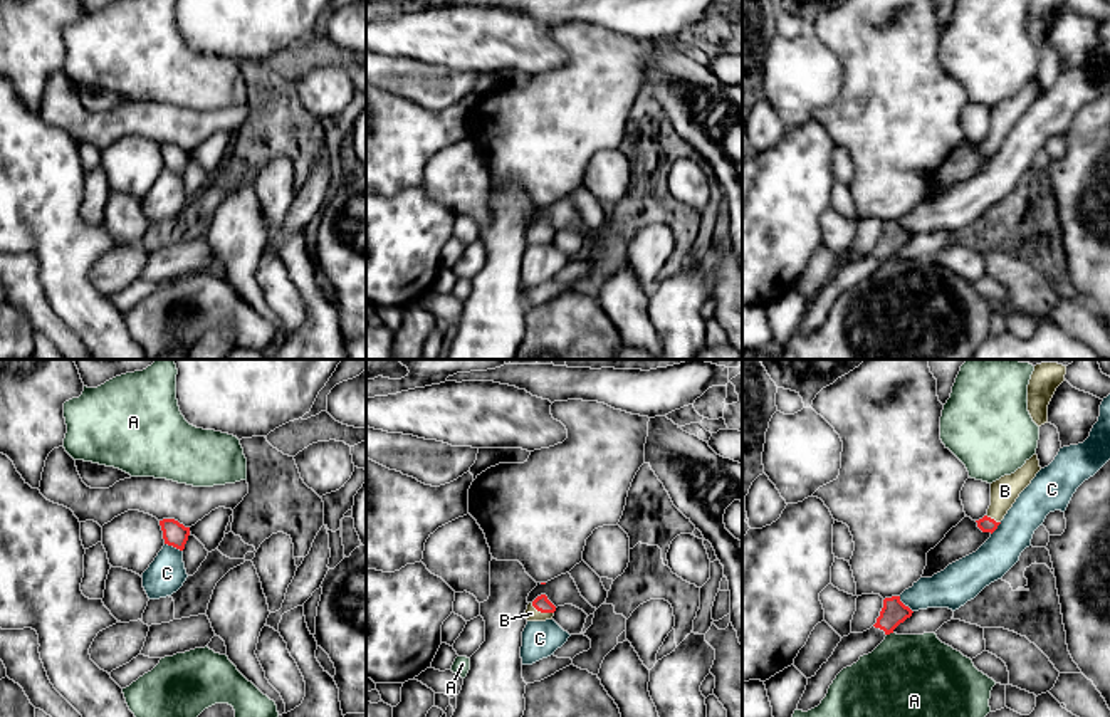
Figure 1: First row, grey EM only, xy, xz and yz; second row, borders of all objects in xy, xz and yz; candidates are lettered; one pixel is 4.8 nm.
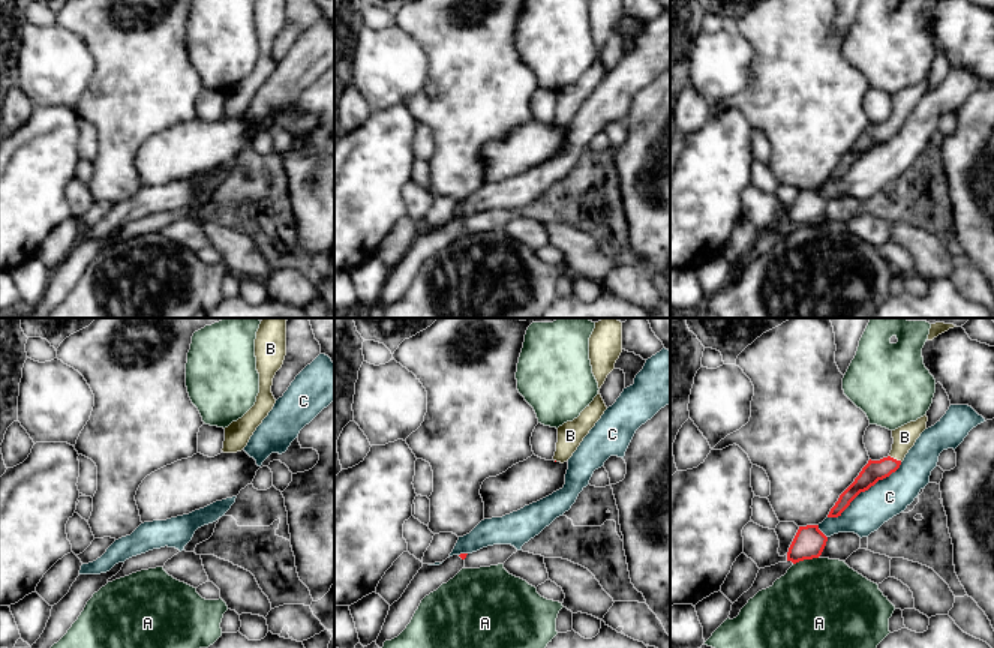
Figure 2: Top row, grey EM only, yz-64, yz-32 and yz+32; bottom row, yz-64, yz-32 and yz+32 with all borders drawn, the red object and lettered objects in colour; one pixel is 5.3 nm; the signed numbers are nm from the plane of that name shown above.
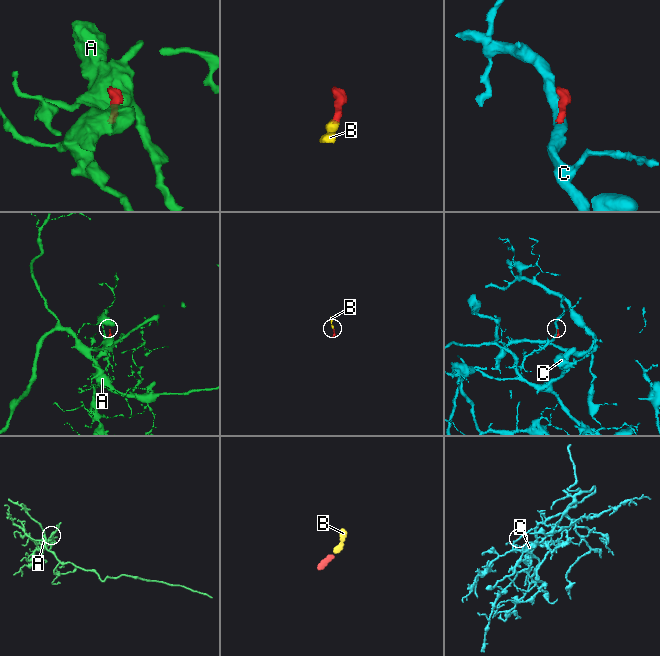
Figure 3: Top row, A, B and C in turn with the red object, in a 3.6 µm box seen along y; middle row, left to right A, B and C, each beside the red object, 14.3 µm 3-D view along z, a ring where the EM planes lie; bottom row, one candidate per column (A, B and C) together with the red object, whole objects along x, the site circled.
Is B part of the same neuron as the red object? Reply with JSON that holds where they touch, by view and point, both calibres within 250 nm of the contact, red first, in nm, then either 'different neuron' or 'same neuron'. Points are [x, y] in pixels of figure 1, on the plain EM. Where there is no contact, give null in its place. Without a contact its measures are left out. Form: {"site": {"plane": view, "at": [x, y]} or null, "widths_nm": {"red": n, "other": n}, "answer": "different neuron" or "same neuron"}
{"site": {"plane": "xz", "at": [543, 235]}, "widths_nm": {"red": 80, "other": 60}, "answer": "same neuron"}

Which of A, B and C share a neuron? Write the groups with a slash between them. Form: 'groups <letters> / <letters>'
groups A / B / C

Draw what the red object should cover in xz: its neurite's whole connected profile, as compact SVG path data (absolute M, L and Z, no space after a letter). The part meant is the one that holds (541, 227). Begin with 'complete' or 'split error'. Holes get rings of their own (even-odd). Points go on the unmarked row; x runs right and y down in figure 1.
split error; M546 218L537 220L527 228L526 243L527 245L546 245L552 243L556 230L547 223Z

